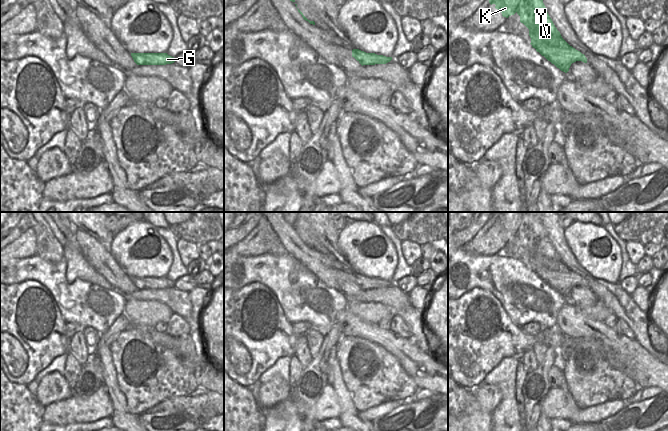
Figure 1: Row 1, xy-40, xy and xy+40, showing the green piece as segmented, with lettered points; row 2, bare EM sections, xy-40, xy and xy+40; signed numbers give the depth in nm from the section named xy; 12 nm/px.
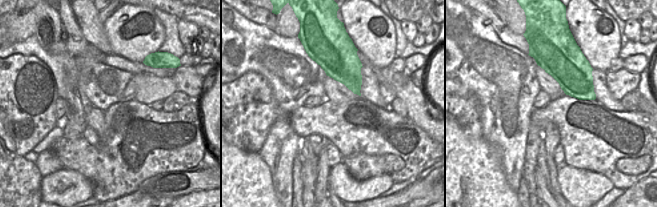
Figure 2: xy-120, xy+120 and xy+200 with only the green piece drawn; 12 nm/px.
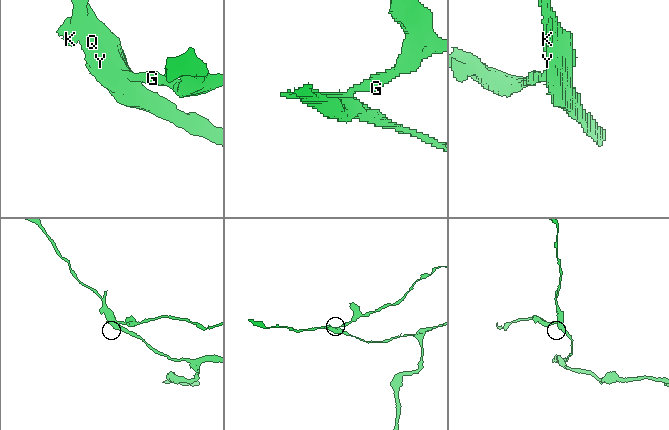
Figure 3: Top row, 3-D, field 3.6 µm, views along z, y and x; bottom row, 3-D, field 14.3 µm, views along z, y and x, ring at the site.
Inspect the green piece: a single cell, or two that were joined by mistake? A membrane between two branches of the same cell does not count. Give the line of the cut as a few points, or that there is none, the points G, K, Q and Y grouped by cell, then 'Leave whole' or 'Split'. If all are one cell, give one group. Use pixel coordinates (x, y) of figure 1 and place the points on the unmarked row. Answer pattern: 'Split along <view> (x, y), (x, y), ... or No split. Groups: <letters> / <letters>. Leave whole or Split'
Split along xy (352, 276), (358, 284). Groups: G / K Q Y. Split

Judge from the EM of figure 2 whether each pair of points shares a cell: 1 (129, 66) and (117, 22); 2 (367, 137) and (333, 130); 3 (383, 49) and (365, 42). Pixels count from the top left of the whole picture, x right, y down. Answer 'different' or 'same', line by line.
1: different
2: same
3: same

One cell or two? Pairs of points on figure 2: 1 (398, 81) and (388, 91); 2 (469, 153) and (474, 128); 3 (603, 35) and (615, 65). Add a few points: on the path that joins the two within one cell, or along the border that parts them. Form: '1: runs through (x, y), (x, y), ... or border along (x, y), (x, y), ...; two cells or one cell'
1: runs through (396, 83), (390, 89); one cell
2: border along (456, 121), (458, 126), (470, 137), (481, 138); two cells
3: border along (617, 56), (611, 61), (608, 70); two cells

